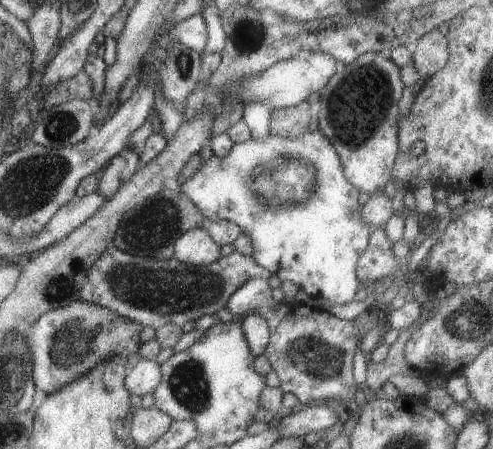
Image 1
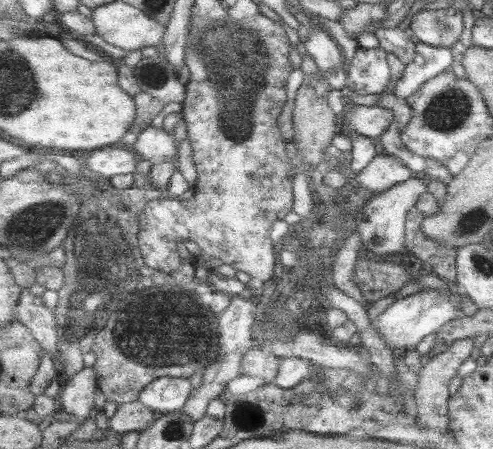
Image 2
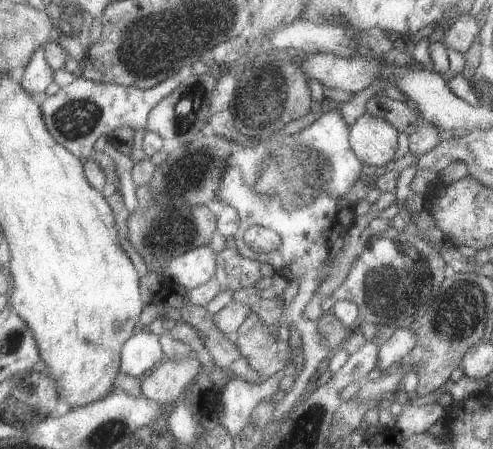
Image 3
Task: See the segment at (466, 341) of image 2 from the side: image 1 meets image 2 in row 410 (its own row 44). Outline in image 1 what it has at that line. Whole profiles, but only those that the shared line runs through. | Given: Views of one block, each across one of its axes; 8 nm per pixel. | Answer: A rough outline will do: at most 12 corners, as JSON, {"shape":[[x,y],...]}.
{"shape":[[433,30],[415,46],[413,66],[431,80],[451,58],[447,34]]}

